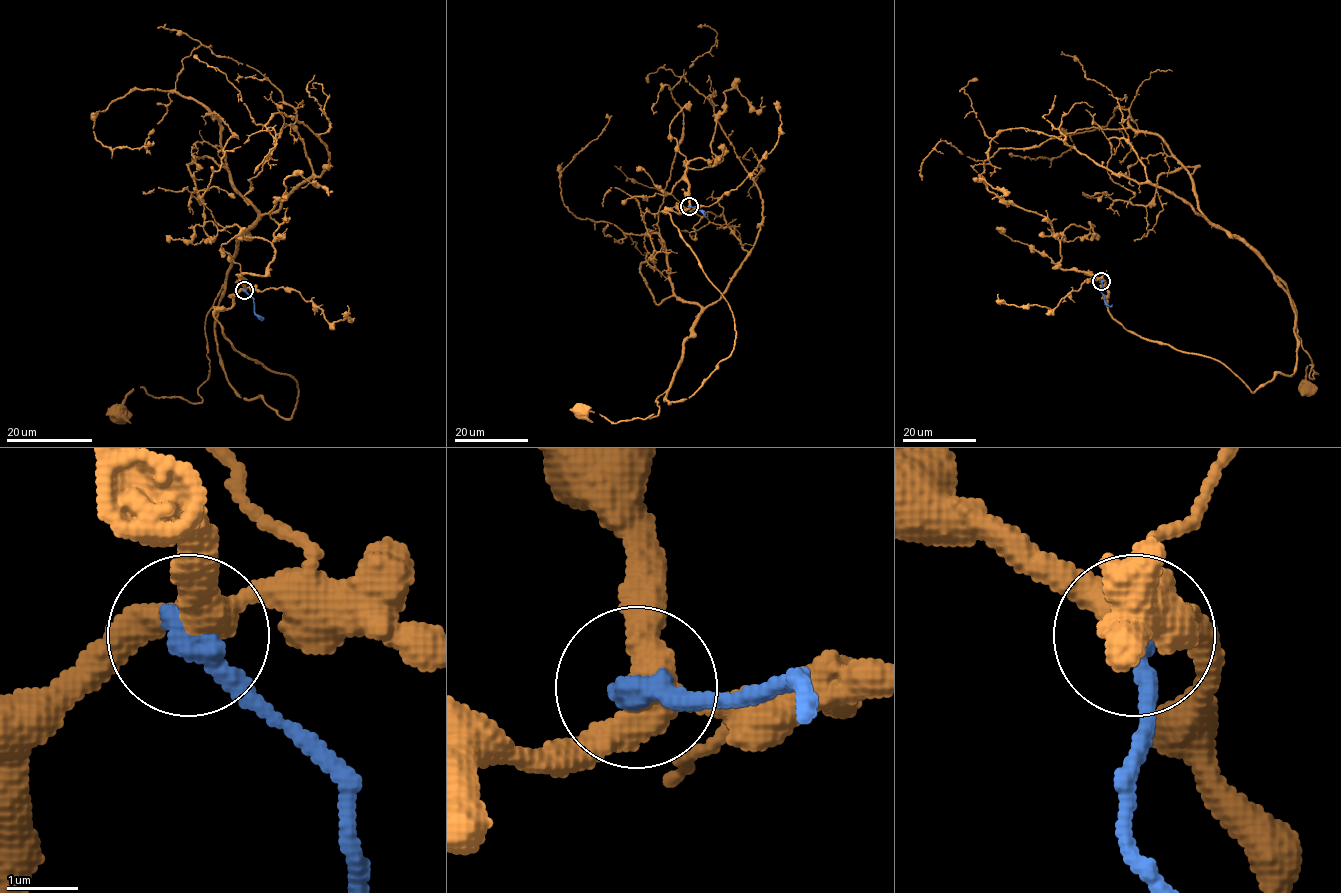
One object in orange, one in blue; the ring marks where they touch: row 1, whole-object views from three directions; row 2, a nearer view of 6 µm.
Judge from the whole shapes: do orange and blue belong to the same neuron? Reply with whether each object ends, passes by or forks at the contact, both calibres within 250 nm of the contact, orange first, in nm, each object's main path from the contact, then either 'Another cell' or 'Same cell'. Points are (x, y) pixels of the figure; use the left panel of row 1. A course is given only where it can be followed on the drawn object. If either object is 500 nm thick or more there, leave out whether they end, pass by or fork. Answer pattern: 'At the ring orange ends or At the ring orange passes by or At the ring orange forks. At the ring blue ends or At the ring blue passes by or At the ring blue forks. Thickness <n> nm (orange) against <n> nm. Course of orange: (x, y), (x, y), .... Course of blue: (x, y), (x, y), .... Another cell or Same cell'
At the ring orange forks. At the ring blue ends. Thickness 400 nm (orange) against 420 nm. Course of orange: (243, 290), (216, 320), (296, 381), (290, 418), (227, 379), (220, 293), (200, 402), (140, 388), (119, 414). Course of blue: (243, 290), (253, 300), (254, 313), (261, 319), (264, 317). Another cell

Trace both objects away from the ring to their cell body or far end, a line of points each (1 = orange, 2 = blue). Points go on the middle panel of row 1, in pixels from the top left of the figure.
1: (689, 205), (664, 211), (731, 311), (732, 352), (690, 397), (664, 399), (669, 387), (656, 416), (581, 413)
2: (689, 206), (697, 205), (706, 217)

